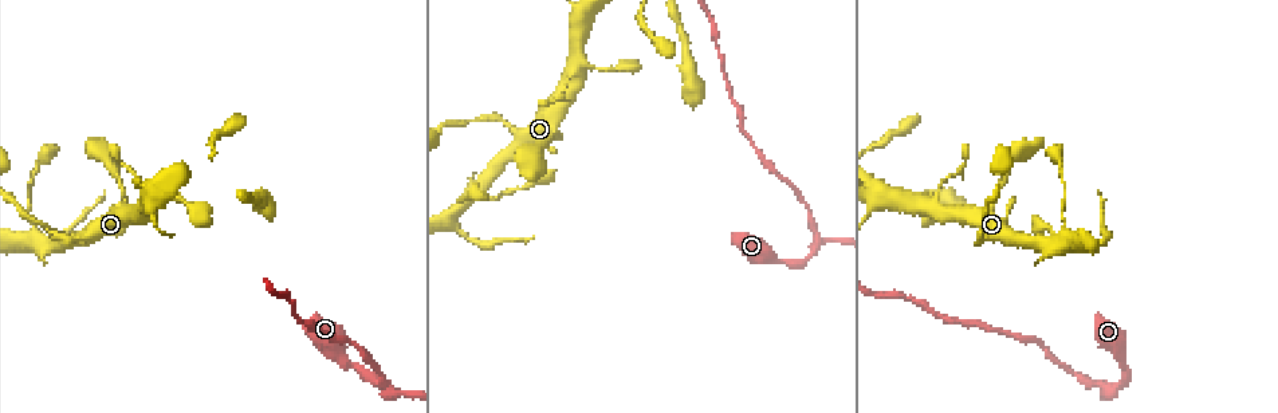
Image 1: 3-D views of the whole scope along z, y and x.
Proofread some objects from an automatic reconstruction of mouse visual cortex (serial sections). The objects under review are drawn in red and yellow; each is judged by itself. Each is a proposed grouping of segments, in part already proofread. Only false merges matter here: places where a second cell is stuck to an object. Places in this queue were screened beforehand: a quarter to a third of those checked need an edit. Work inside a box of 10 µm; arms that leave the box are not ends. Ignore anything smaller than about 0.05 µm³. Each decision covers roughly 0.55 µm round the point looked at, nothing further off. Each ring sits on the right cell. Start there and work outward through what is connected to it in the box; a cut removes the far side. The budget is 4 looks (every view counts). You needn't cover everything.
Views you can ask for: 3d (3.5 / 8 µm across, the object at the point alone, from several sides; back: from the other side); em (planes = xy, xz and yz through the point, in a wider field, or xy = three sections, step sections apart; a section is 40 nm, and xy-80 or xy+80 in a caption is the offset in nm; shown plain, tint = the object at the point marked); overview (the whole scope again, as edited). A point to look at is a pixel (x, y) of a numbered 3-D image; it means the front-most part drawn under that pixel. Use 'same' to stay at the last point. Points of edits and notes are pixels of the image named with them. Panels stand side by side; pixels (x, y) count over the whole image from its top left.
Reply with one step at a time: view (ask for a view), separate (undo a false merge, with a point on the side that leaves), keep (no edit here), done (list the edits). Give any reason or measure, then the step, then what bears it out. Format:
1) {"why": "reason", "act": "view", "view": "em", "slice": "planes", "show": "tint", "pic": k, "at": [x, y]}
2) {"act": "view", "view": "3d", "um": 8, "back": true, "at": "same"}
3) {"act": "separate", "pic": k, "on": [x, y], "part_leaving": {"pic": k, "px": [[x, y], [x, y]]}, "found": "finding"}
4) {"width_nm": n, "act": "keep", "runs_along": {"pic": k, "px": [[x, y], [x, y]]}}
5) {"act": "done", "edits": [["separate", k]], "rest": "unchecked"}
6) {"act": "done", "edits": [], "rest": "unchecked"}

{"why": "three arms meet", "act": "view", "view": "3d", "um": 3.5, "pic": 1, "at": [387, 388]}

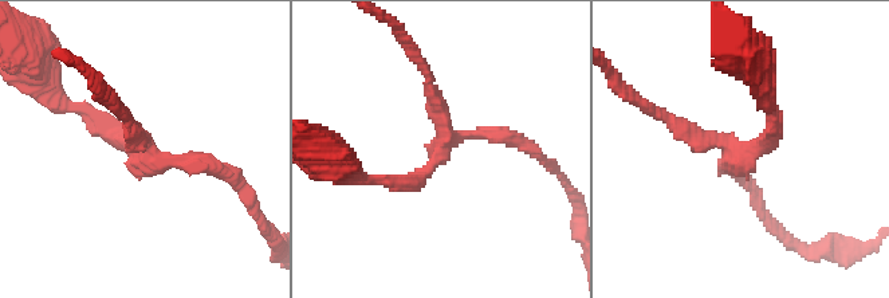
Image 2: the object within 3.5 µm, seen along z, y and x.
{"arms": 3, "arm_widths_nm": [200, 200, 200], "act": "view", "view": "em", "slice": "planes", "show": "tint", "pic": 2, "at": [140, 152]}

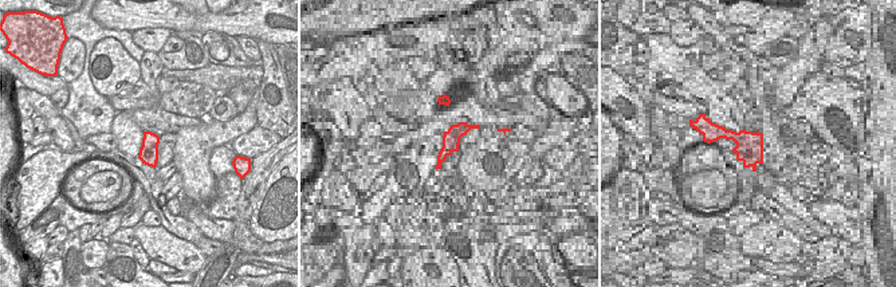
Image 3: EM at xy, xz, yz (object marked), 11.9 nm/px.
{"act": "keep", "runs_along": {"pic": 2, "px": [[384, 180], [412, 183], [445, 142], [428, 74]]}, "found": "all the same cell"}

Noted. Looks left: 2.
{"why": "thick turns thin", "act": "view", "view": "3d", "um": 3.5, "pic": 1, "at": [50, 244]}

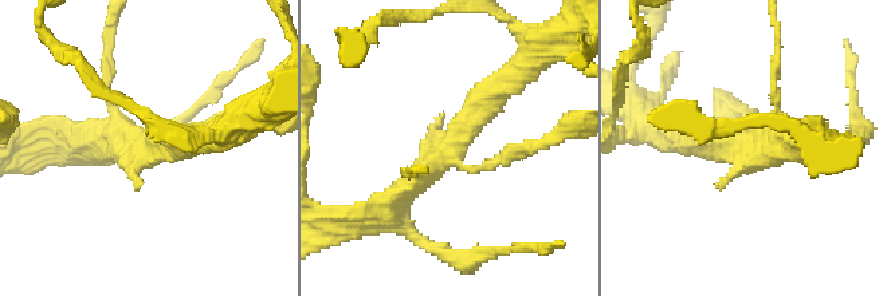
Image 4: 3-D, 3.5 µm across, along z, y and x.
{"why": "now the EM", "act": "view", "view": "em", "slice": "xy", "step": 5, "show": "tint", "pic": 4, "at": [752, 146]}

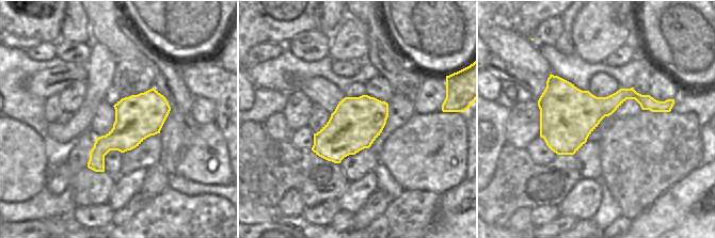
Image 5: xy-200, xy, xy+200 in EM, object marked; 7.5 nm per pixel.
{"width_nm": 380, "act": "keep", "runs_along": {"pic": 4, "px": [[501, 83], [393, 200], [393, 217]]}, "found": "all the same cell"}

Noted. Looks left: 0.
{"act": "done", "edits": [], "rest": "unchecked"}

